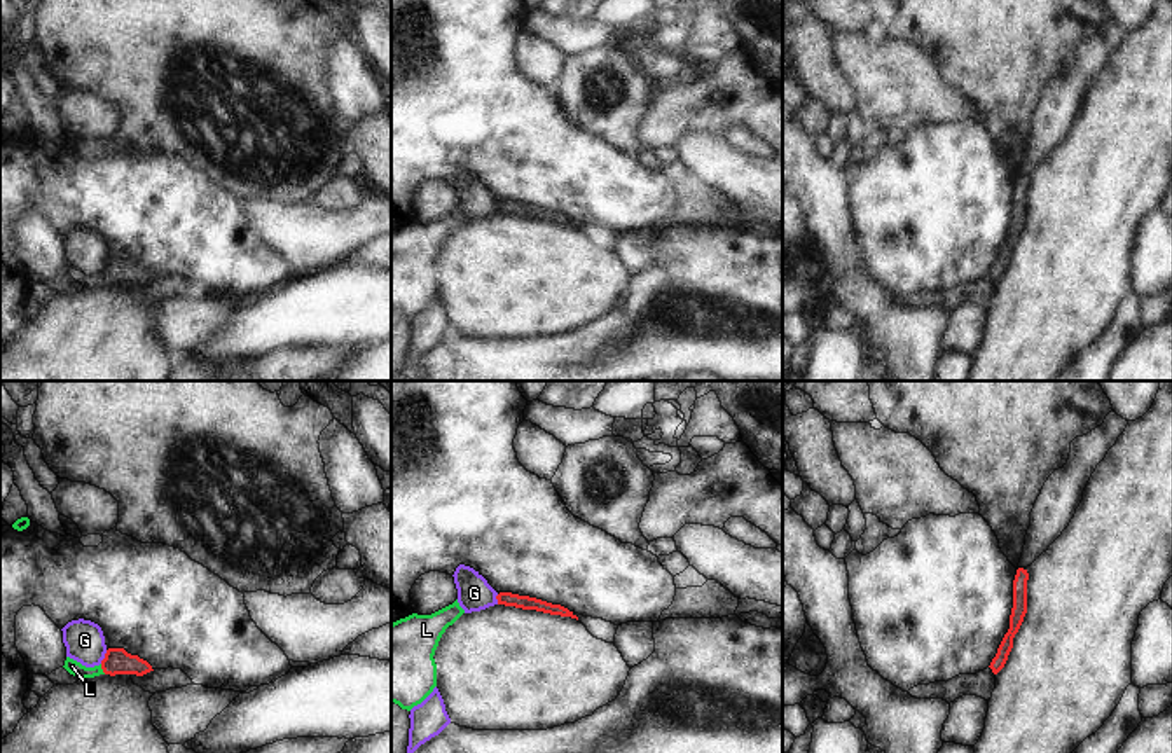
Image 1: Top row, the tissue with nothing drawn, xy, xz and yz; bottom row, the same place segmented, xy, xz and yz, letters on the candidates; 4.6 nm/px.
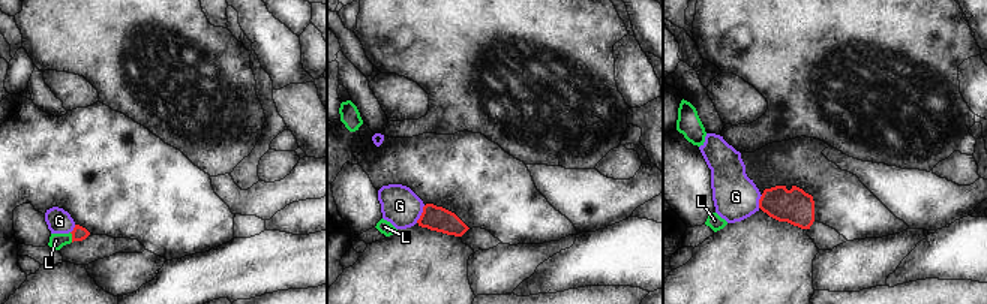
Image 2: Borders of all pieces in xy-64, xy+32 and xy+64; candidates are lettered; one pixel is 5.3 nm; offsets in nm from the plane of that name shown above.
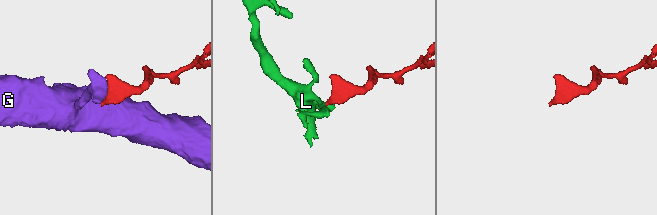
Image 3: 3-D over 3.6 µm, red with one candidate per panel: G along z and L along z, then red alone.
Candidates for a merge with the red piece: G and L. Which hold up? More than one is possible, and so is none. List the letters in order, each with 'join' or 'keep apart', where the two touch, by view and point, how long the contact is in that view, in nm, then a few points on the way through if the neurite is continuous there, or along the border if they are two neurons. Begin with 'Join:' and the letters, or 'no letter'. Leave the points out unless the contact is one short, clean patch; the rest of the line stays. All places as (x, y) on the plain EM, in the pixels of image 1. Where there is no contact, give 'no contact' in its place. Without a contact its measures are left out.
Join: L
G: keep apart; meets red in xy at (105, 266); contact 70 nm long
L: join; meets red in xy at (102, 276); contact 50 nm long; runs through xy (117, 269), (102, 276), (79, 280), (72, 275)

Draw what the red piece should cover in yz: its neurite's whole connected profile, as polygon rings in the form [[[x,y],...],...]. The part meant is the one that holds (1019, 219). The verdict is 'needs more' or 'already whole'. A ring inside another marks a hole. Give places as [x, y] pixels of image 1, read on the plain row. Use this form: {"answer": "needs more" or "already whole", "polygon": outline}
{"answer": "already whole", "polygon": [[[1018,176],[1013,189],[1013,217],[1010,224],[1010,238],[1004,243],[996,266],[992,267],[989,274],[994,283],[997,283],[1004,276],[1008,264],[1013,257],[1013,246],[1018,241],[1024,231],[1024,225],[1027,222],[1027,189],[1029,189],[1027,178]]]}

